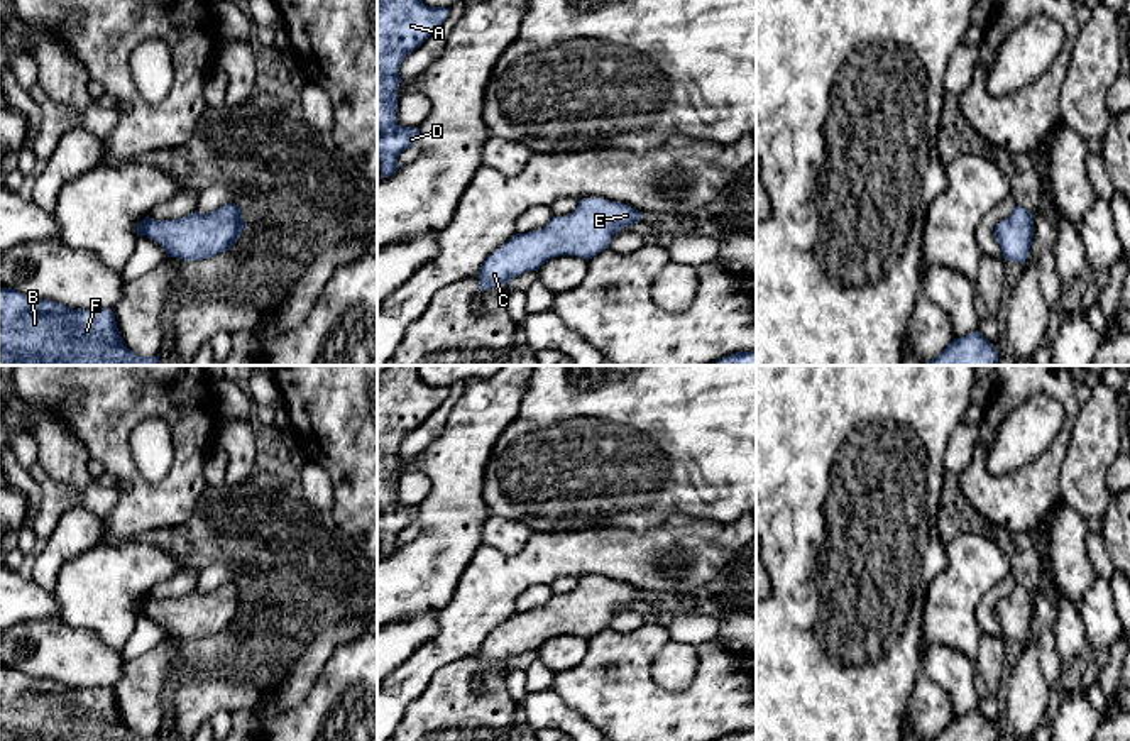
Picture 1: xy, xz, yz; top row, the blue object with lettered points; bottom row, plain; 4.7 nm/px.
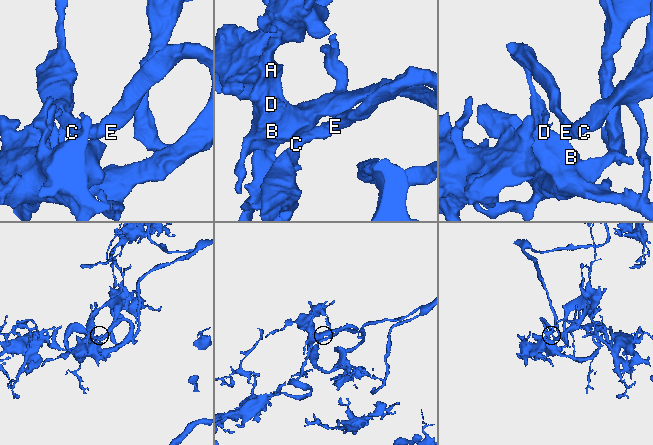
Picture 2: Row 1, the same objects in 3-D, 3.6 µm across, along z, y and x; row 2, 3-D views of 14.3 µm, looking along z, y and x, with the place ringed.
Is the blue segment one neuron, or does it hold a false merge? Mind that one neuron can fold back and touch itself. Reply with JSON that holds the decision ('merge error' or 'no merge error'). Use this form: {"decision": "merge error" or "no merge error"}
{"decision": "no merge error"}

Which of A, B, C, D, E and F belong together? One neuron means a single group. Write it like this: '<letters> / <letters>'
A B C D E F

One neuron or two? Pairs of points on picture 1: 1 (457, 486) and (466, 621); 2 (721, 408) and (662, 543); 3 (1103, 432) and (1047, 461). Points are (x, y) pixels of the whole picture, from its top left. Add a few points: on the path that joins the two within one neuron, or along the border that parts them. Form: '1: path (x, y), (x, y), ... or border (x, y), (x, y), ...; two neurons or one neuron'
1: border (482, 543), (466, 567), (454, 596), (444, 608); two neurons
2: border (713, 520), (670, 513), (653, 528), (636, 530); two neurons
3: border (1078, 411), (1061, 466), (1059, 489); two neurons

